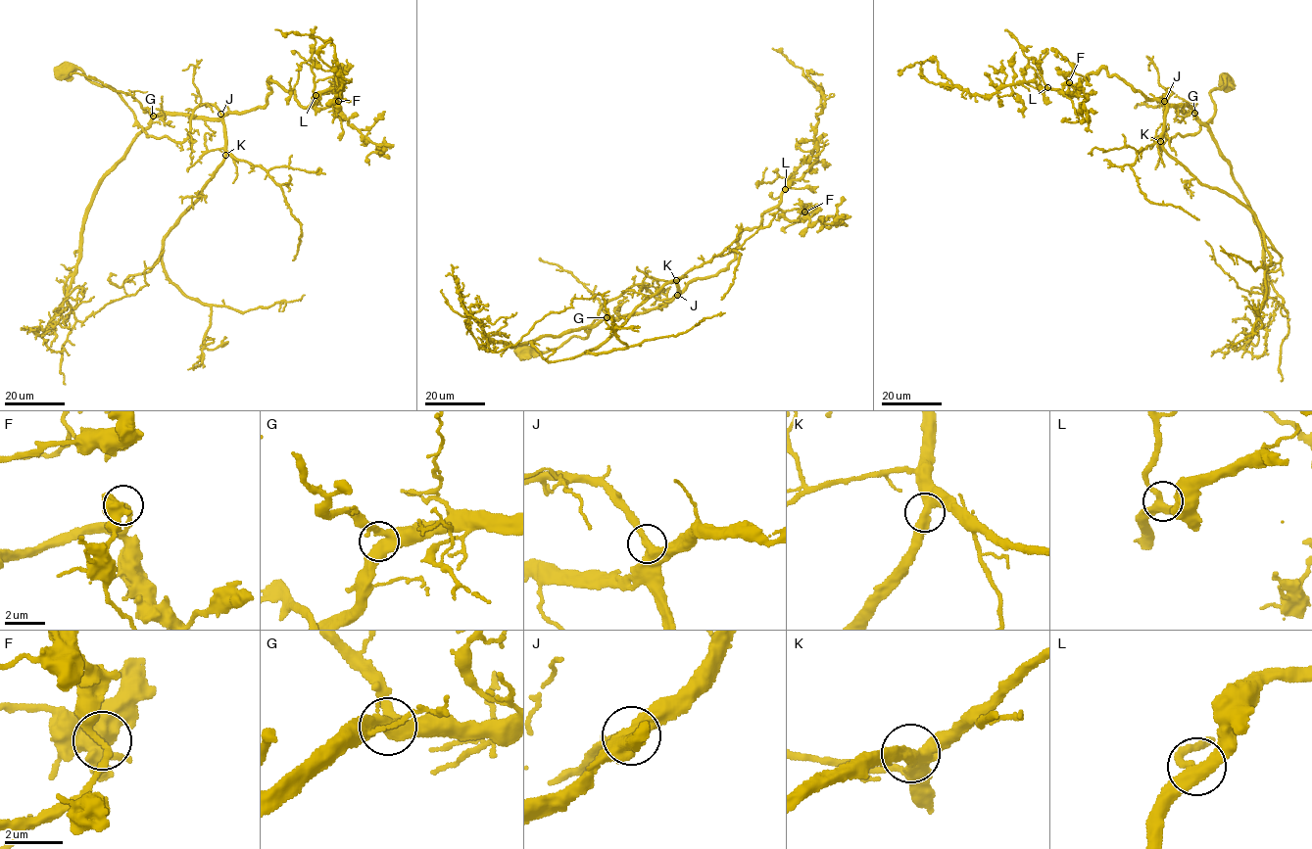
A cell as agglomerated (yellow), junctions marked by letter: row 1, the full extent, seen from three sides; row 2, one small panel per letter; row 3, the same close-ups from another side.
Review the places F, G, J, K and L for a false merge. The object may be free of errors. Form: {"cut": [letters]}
{"cut": []}

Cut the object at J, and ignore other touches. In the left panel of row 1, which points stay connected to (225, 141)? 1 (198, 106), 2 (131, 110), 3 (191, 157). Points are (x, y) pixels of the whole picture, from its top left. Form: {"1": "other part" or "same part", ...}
{"1": "other part", "2": "other part", "3": "other part"}

